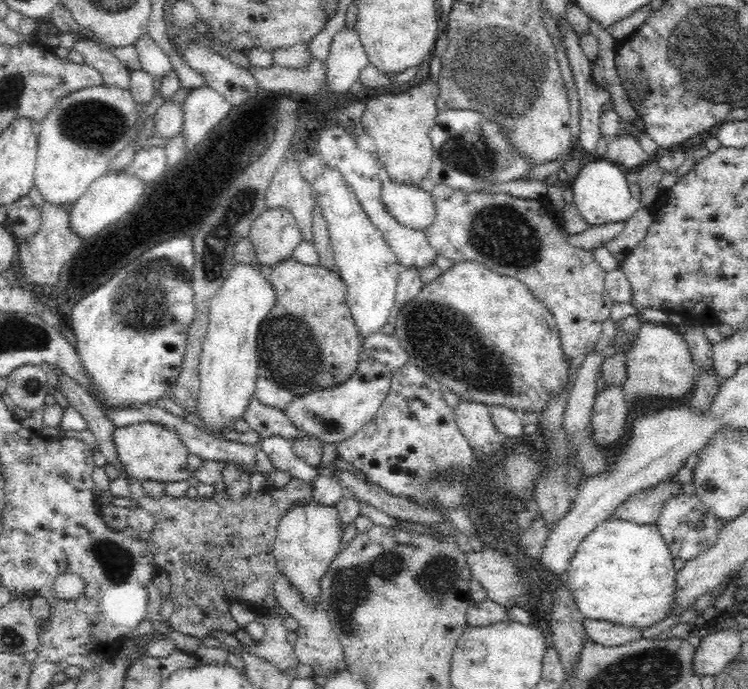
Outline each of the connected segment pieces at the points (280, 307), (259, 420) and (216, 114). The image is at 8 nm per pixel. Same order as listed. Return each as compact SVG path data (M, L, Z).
M290 257L276 265L264 265L264 274L276 289L277 298L257 335L263 373L297 396L334 388L348 380L363 356L340 273L336 268L304 264Z
M254 395L250 398L250 404L245 408L241 419L249 424L251 430L260 433L262 438L280 435L286 439L294 440L296 437L308 435L298 430L290 422L285 411L262 404Z
M204 84L190 90L182 107L184 107L182 133L187 138L188 151L207 138L210 130L227 116L231 106L224 95L210 85Z

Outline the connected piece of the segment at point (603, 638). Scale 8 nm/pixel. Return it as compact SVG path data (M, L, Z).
M586 619L584 628L589 640L604 646L620 646L642 637L640 627L628 627L614 621Z

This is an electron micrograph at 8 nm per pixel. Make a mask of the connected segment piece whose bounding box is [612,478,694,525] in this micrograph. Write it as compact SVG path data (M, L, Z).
M672 478L672 480L660 482L654 488L644 489L632 494L622 506L618 506L618 510L612 514L612 517L650 525L656 522L665 500L685 493L694 494L693 488Z

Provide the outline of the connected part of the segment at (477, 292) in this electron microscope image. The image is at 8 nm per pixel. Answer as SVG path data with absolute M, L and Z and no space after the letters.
M476 261L454 263L447 270L442 270L439 276L430 283L423 283L420 292L412 300L408 300L399 310L399 313L396 314L396 320L393 321L393 325L396 328L394 338L398 340L402 349L406 350L409 364L418 366L418 369L432 375L445 389L450 389L455 394L458 394L461 397L461 401L480 402L489 407L492 405L508 406L514 409L518 416L522 417L525 410L533 410L538 414L544 408L546 402L550 400L550 396L562 392L564 384L567 382L568 365L566 365L566 359L562 355L560 335L558 335L554 317L552 317L550 311L537 298L534 298L527 286L517 278L502 276Z

